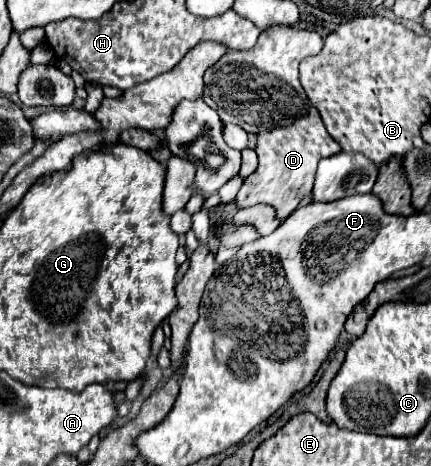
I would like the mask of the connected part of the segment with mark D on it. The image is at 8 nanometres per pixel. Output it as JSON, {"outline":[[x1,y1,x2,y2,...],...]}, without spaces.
{"outline":[[315,108,309,110,309,114,301,120,297,120,291,126,275,128,271,132,259,132,259,142,255,148,259,156,257,170,245,178,245,184,241,186,235,204,239,208,255,206,255,204,271,204,277,212,277,220,283,222,291,210,299,206,299,202,311,194,313,178,317,164,323,156,339,154,339,144,329,136,319,112]]}

